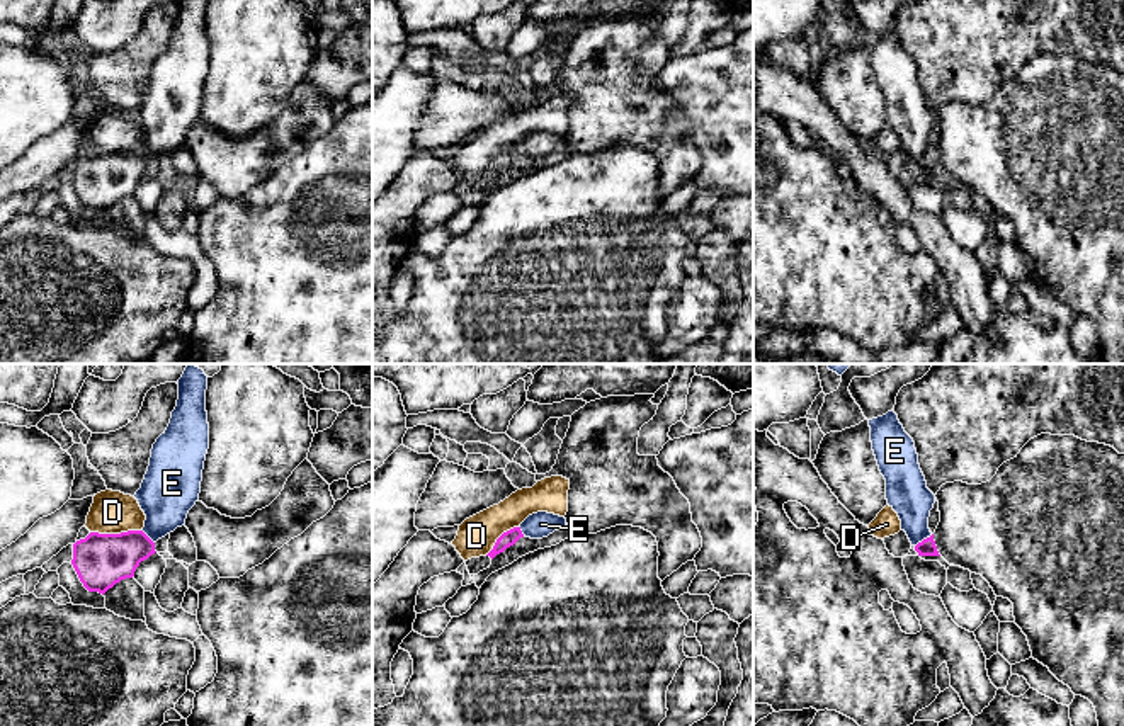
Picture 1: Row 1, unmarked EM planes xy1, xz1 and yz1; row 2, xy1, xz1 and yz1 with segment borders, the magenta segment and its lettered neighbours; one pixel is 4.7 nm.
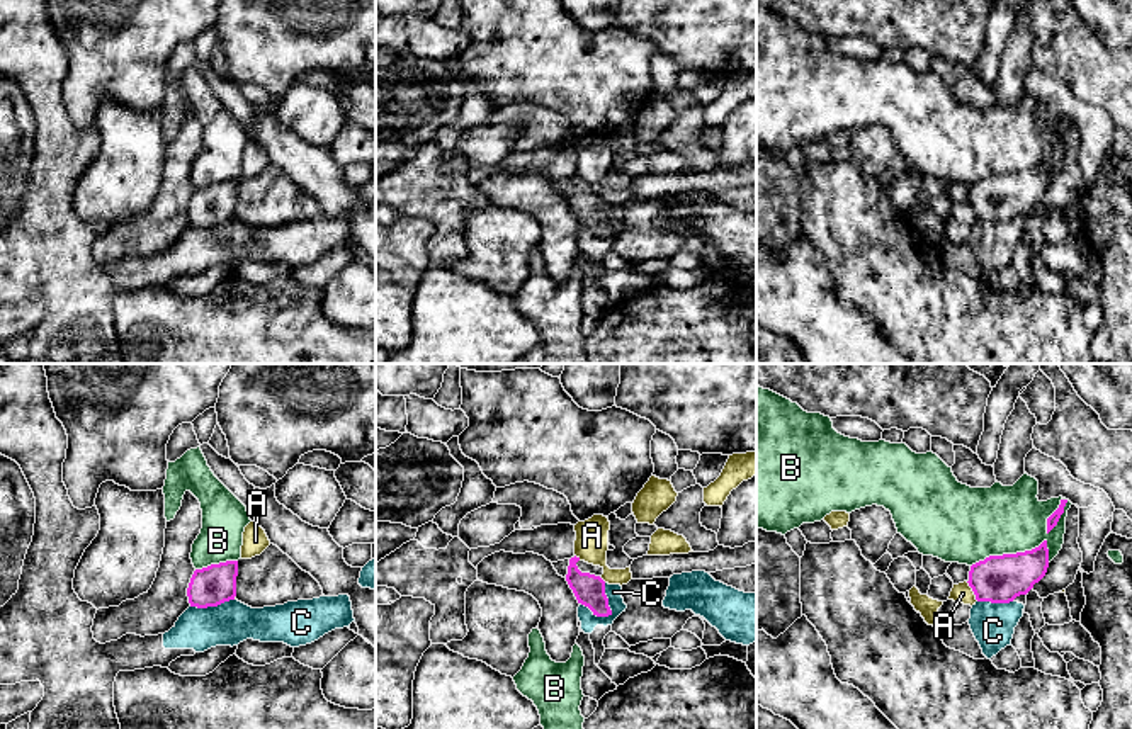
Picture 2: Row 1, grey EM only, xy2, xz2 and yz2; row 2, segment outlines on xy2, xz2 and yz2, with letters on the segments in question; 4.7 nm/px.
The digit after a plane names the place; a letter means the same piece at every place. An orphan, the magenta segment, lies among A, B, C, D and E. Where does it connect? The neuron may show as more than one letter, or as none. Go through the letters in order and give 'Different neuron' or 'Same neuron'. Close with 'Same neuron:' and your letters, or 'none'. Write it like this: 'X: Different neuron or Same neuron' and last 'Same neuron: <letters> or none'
A: Different neuron
B: Different neuron
C: Different neuron
D: Different neuron
E: Same neuron
Same neuron: E

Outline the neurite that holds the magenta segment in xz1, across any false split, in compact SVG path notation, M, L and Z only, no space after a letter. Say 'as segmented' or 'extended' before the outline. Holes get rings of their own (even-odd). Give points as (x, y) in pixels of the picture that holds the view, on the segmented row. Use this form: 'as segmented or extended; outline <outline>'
extended; outline M548 512L532 513L519 527L503 532L486 556L493 559L497 554L514 546L524 536L531 539L542 539L565 525L566 525L565 517Z

